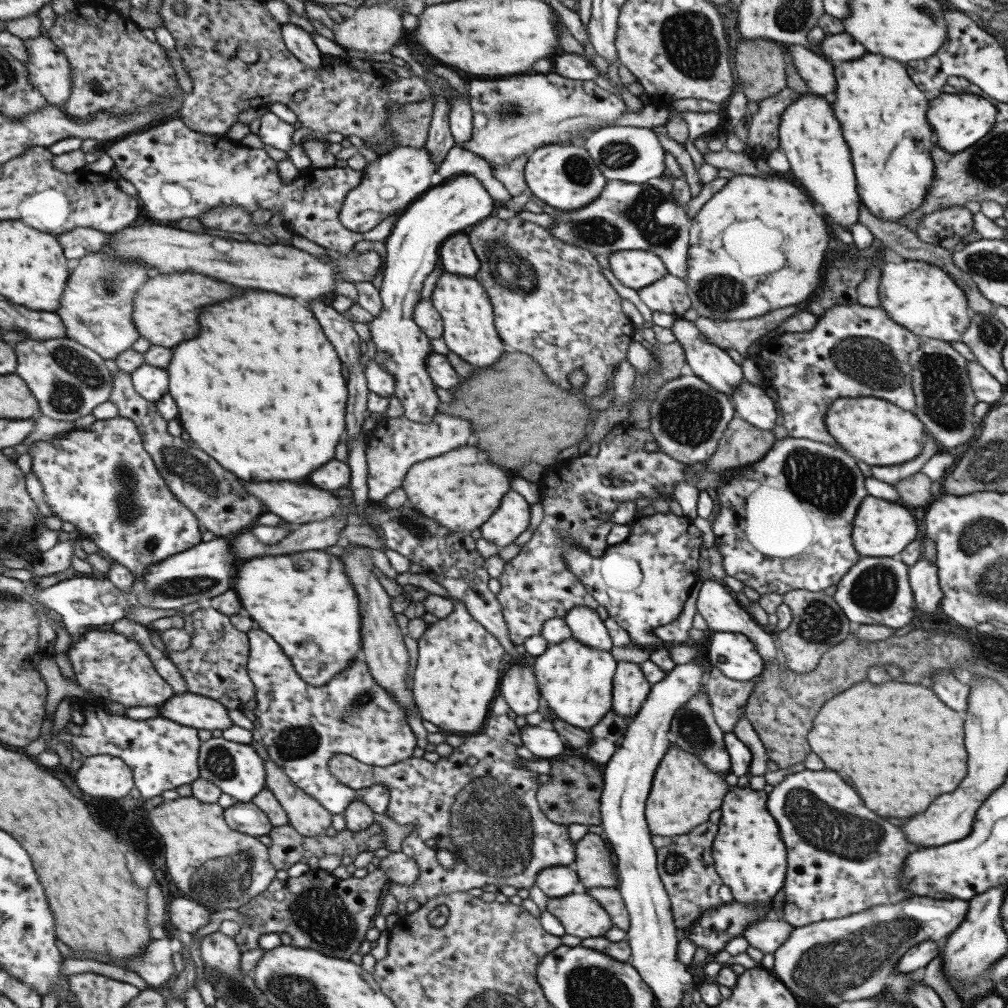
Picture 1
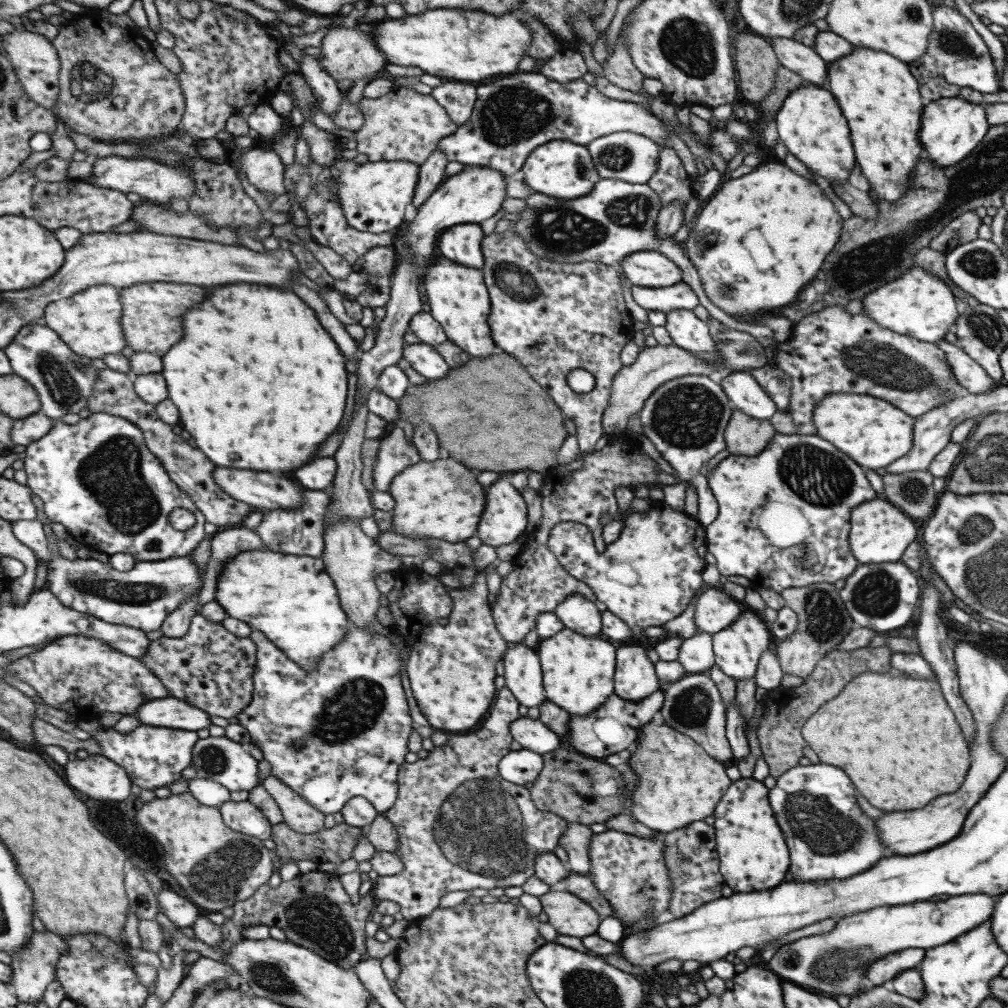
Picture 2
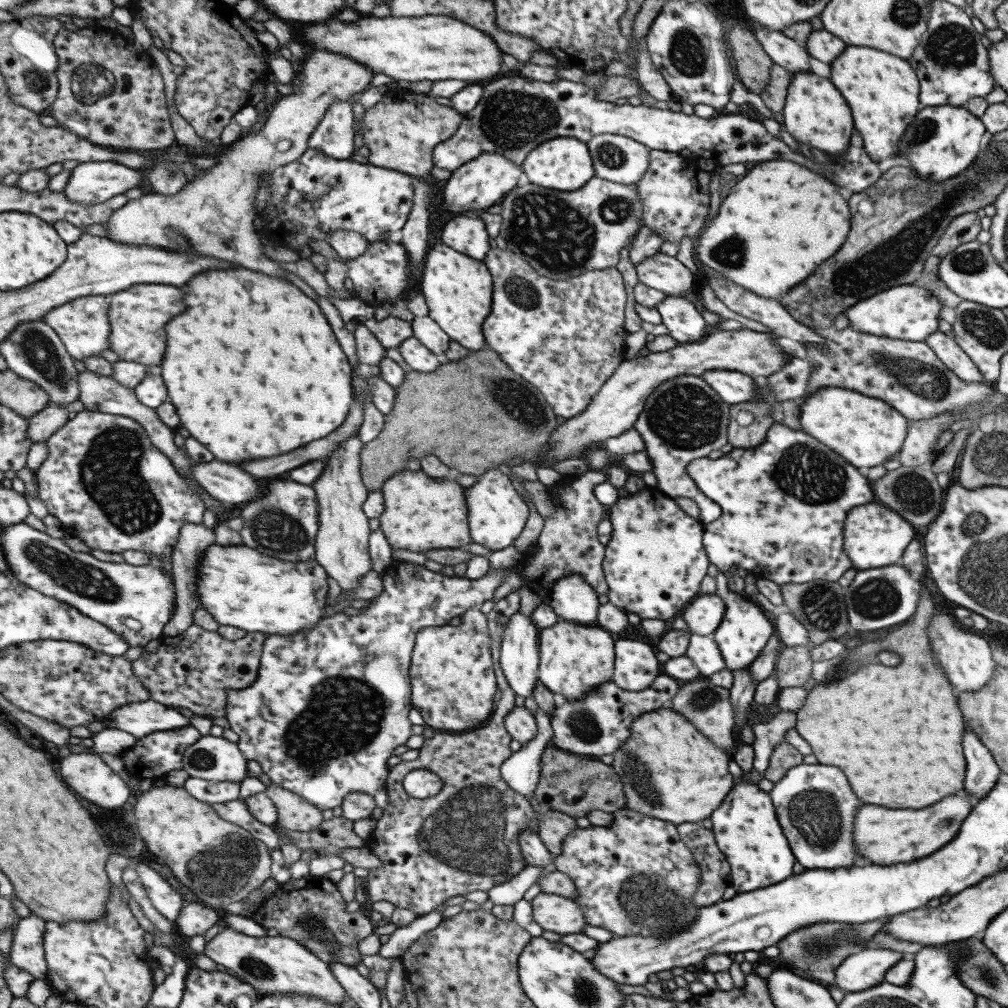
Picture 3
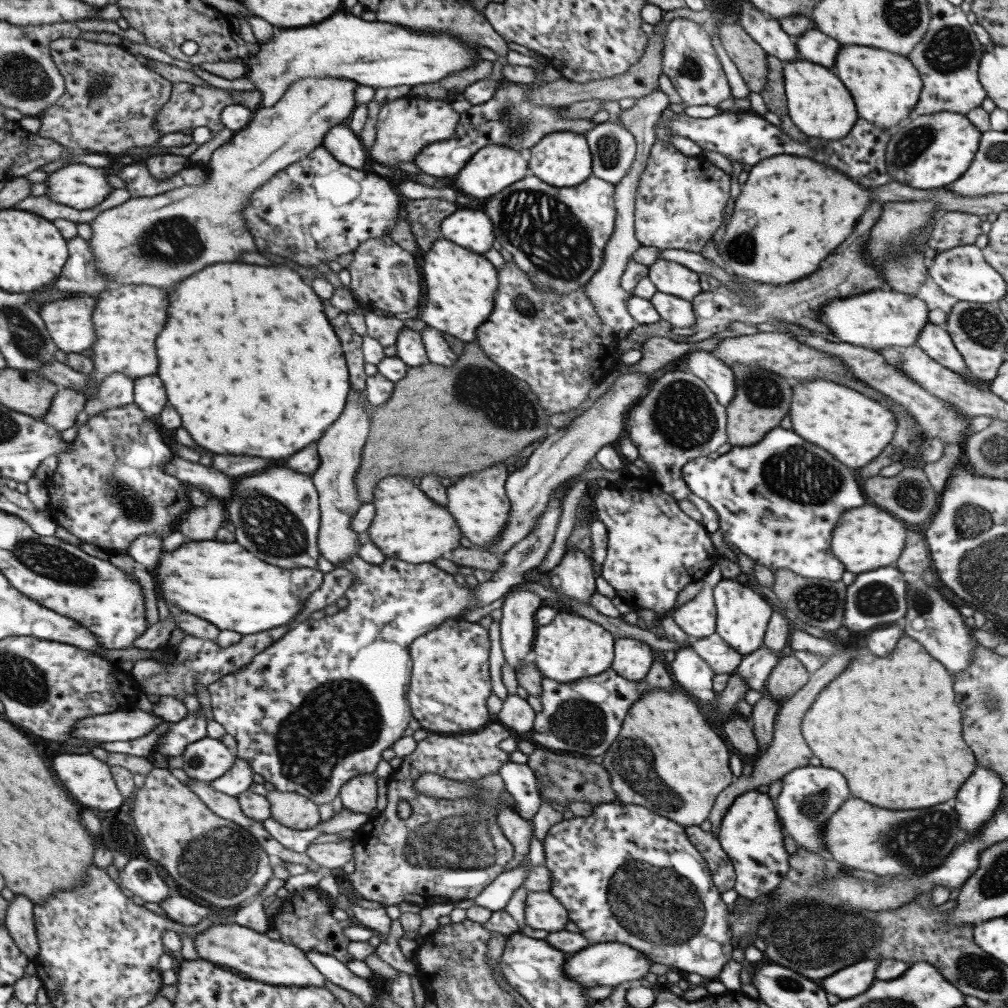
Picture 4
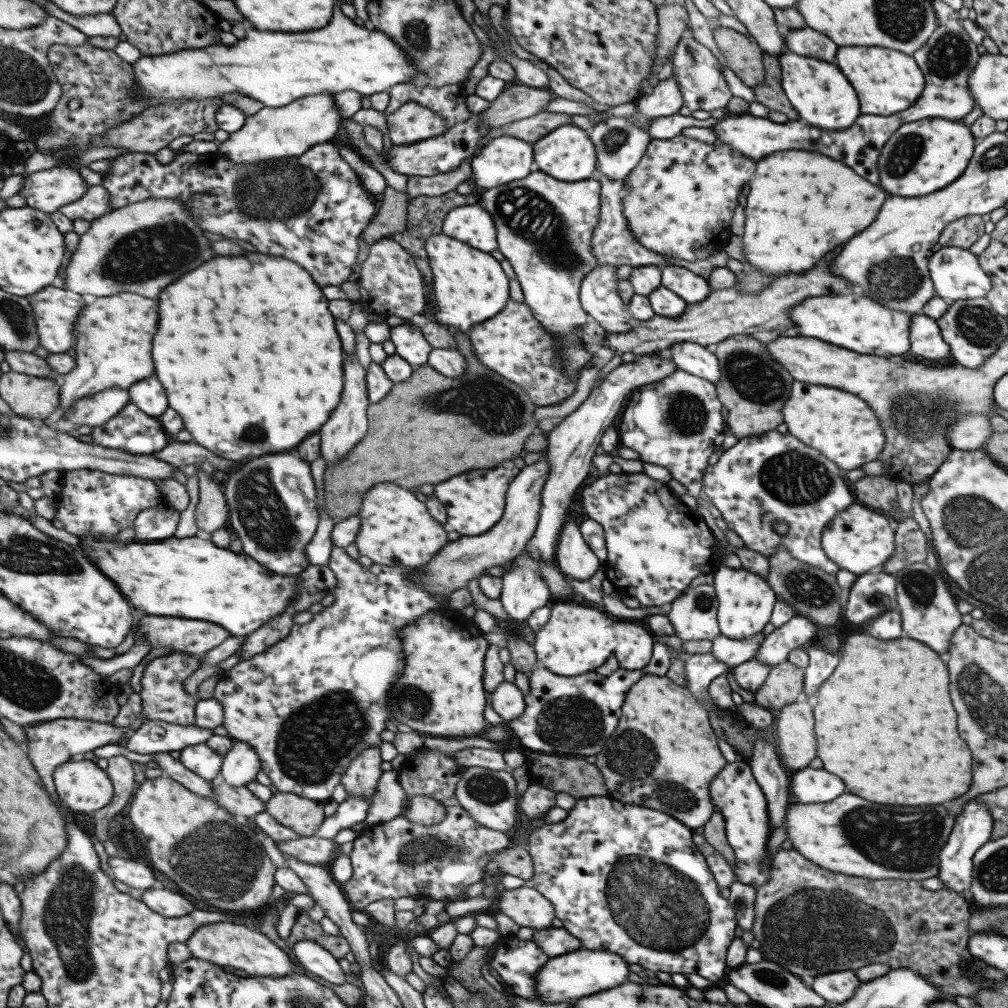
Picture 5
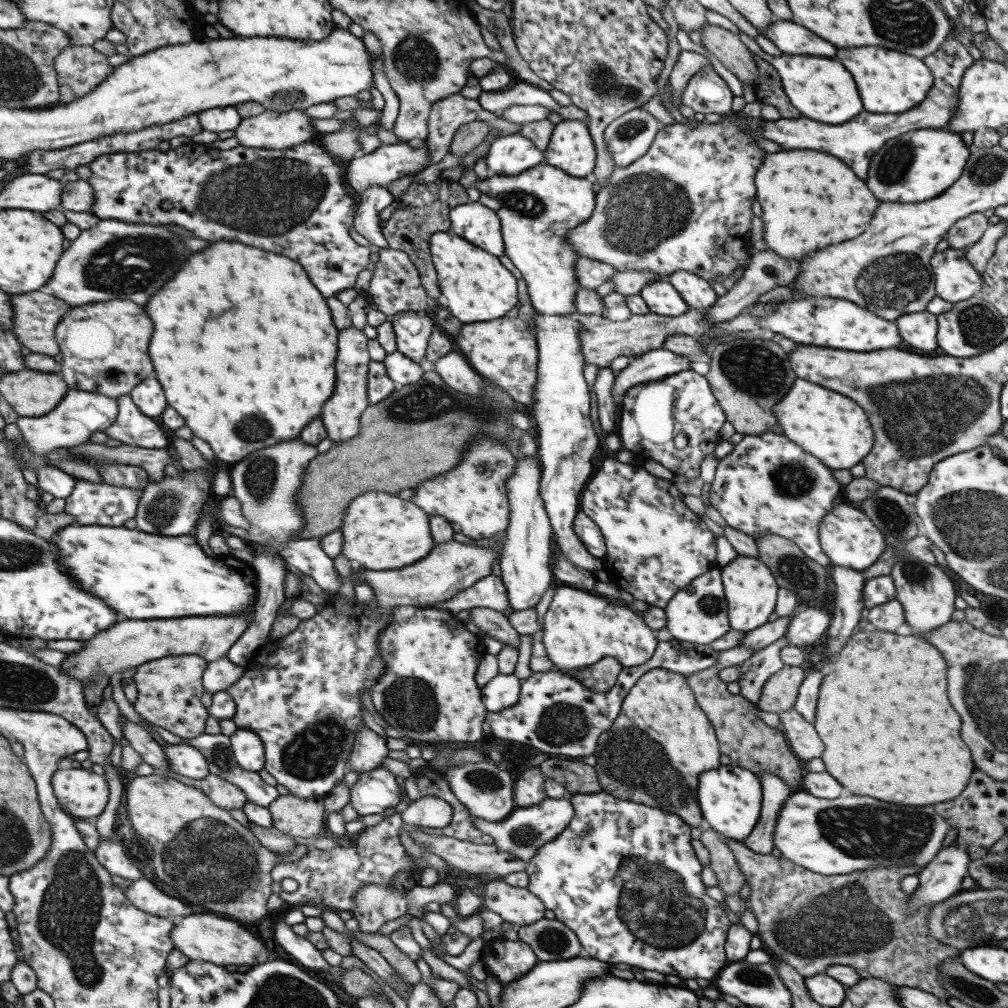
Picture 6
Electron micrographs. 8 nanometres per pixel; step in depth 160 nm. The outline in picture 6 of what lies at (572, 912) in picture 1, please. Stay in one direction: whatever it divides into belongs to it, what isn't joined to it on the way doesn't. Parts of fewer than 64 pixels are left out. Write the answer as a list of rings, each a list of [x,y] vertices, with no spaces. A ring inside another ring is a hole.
[[[502,880],[490,881],[480,897],[487,910],[512,925],[525,926],[543,918],[543,903],[525,887],[510,886]]]

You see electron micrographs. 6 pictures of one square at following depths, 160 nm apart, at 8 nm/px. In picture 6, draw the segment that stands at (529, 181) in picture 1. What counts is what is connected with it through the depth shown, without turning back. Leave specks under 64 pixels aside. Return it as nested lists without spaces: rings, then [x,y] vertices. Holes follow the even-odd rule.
[[[563,120],[555,124],[543,153],[543,163],[558,168],[569,176],[591,177],[596,152],[584,122]]]

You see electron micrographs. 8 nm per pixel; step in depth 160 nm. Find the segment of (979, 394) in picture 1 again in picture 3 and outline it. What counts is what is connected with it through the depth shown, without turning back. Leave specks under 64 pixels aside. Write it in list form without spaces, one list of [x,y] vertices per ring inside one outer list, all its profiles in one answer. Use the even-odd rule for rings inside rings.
[[[936,331],[929,334],[927,339],[922,340],[933,353],[935,357],[949,369],[956,378],[962,382],[981,383],[983,378],[978,368],[973,362],[959,349],[950,335]]]

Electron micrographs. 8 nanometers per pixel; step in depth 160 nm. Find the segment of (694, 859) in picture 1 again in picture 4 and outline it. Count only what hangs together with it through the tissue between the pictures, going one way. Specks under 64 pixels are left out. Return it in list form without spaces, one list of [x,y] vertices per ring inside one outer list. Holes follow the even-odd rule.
[[[697,826],[684,828],[688,842],[700,852],[706,862],[712,884],[720,892],[727,892],[734,887],[735,876],[725,851],[721,850],[717,838],[711,832],[703,832]]]

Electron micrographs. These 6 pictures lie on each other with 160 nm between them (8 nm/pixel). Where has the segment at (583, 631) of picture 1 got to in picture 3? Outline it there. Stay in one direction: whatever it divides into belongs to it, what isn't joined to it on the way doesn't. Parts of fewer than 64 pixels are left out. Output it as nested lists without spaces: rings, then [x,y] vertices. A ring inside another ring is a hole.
[[[581,575],[558,578],[550,590],[545,600],[559,620],[578,625],[596,625],[596,612],[600,605],[598,596]]]

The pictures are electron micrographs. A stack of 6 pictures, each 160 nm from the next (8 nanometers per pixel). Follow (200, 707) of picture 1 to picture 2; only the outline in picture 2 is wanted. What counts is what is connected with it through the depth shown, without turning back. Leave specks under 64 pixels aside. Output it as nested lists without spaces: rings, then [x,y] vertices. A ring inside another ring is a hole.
[[[173,697],[150,700],[135,709],[140,724],[161,728],[189,729],[192,731],[210,725],[208,714]]]

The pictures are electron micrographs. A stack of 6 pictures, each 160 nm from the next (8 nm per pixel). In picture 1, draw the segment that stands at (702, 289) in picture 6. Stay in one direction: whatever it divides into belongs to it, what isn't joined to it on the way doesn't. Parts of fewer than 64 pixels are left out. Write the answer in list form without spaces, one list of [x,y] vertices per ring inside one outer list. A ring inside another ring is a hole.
[[[615,251],[608,254],[609,270],[627,288],[643,288],[663,278],[668,270],[651,251]]]

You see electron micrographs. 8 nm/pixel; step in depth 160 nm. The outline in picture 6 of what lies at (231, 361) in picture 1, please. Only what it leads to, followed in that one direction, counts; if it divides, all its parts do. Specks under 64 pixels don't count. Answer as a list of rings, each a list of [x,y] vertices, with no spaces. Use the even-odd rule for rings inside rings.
[[[215,240],[207,248],[187,256],[187,260],[179,268],[179,272],[175,272],[175,276],[167,284],[163,284],[157,294],[153,294],[149,298],[149,302],[145,304],[145,312],[153,324],[153,336],[149,340],[149,358],[151,358],[153,370],[157,374],[157,380],[165,392],[167,404],[179,416],[183,416],[184,425],[191,428],[193,435],[204,440],[210,446],[215,458],[220,461],[235,464],[253,450],[259,450],[263,446],[283,442],[289,438],[297,438],[301,428],[315,416],[319,416],[321,405],[333,394],[338,331],[333,325],[326,299],[311,284],[303,267],[286,256],[269,251],[263,252],[259,248],[249,248],[239,242]]]

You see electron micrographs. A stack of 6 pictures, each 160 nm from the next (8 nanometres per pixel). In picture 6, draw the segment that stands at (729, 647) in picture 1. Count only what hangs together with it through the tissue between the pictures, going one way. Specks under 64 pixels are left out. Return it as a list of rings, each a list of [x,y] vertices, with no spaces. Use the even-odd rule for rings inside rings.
[[[737,555],[719,569],[730,628],[746,633],[767,622],[767,616],[774,611],[778,589],[768,567],[758,557]]]

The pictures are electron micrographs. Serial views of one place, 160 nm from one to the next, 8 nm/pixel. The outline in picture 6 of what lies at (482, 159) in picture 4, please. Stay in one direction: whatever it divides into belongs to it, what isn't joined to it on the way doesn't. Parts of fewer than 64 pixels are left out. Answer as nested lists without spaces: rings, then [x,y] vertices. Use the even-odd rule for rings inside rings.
[[[519,133],[492,140],[484,156],[487,168],[494,172],[492,175],[505,176],[519,174],[544,160],[544,153]]]

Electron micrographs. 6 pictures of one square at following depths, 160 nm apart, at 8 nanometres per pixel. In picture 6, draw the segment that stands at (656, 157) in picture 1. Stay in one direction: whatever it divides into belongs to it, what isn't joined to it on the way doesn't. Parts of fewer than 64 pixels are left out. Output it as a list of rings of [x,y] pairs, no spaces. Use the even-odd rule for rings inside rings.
[[[637,107],[633,110],[627,111],[619,118],[611,121],[603,131],[603,140],[607,145],[608,153],[613,159],[615,167],[624,167],[628,164],[634,163],[640,156],[643,156],[649,145],[652,143],[657,131],[662,127],[649,112],[644,111],[643,108]]]

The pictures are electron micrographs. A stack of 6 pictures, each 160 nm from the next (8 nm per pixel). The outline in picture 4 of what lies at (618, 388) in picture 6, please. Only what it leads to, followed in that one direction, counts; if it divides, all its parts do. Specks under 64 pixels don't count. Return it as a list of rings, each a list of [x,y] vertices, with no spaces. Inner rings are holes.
[[[550,493],[549,495],[553,499],[548,500],[546,509],[536,520],[536,525],[532,528],[532,531],[529,531],[525,538],[522,538],[502,554],[500,568],[492,573],[490,580],[479,582],[476,588],[467,588],[466,585],[459,587],[452,580],[451,574],[441,571],[433,563],[413,564],[397,559],[385,559],[381,564],[372,565],[361,560],[357,555],[348,558],[342,567],[354,576],[354,581],[346,588],[345,598],[347,599],[347,606],[345,609],[341,609],[331,616],[325,615],[319,620],[307,618],[303,622],[292,625],[282,638],[279,638],[279,640],[276,640],[266,649],[259,652],[258,655],[255,655],[249,664],[225,676],[220,676],[214,683],[206,686],[210,698],[212,719],[221,724],[225,732],[235,739],[235,756],[245,759],[249,763],[251,770],[265,781],[270,782],[275,790],[297,793],[311,800],[317,806],[329,804],[337,796],[341,785],[353,778],[353,776],[360,775],[361,773],[373,773],[377,762],[381,760],[381,752],[385,748],[391,748],[393,742],[401,738],[402,732],[407,728],[407,722],[409,722],[412,716],[409,712],[409,704],[405,700],[405,692],[407,692],[407,684],[409,684],[411,674],[410,654],[407,652],[408,646],[418,636],[439,626],[443,619],[458,619],[464,608],[474,604],[483,606],[495,602],[495,600],[503,597],[505,593],[508,593],[513,585],[519,585],[524,582],[523,573],[526,570],[535,569],[541,564],[541,560],[545,558],[545,552],[549,550],[549,546],[553,542],[553,534],[555,534],[557,522],[559,522],[559,514],[561,514],[561,499],[564,497],[563,493]]]

